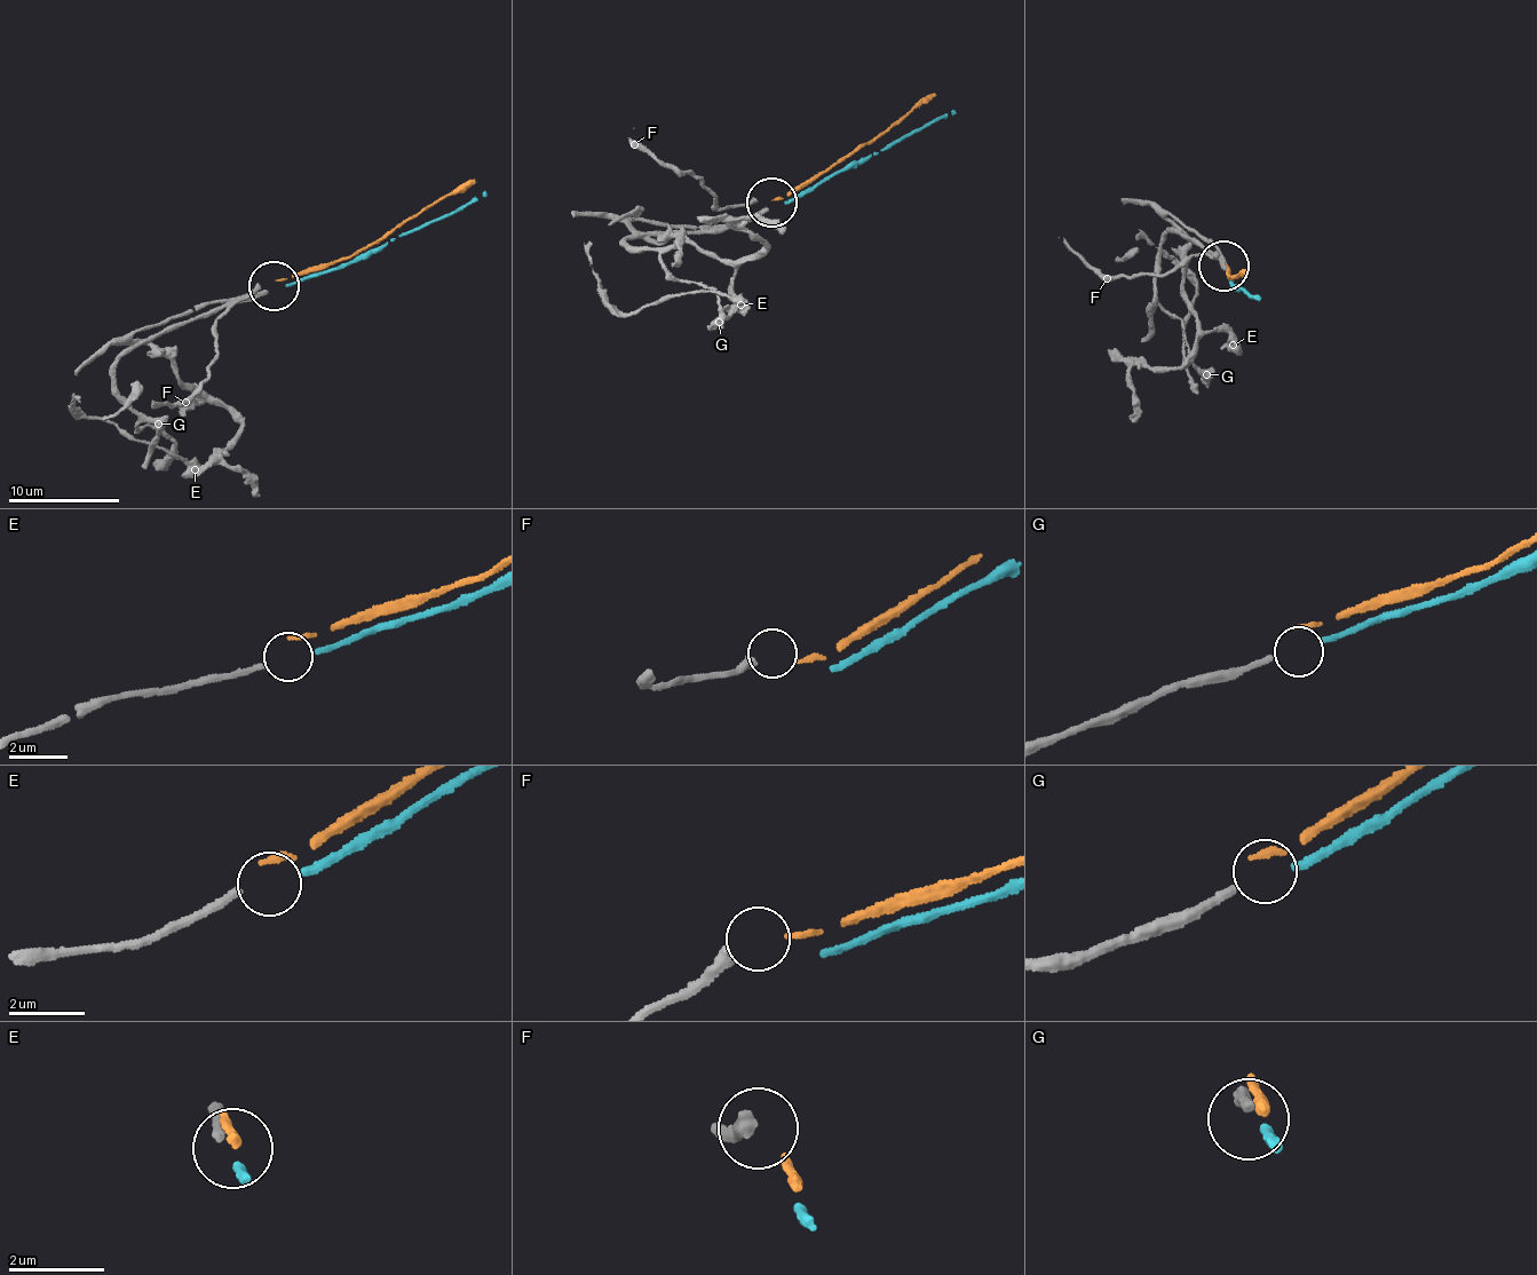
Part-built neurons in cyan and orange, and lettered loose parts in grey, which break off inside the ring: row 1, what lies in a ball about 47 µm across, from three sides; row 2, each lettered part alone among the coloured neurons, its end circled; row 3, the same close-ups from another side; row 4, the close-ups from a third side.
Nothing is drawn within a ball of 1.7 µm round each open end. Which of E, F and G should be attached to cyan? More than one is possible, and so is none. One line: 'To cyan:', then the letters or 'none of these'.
To cyan: G

